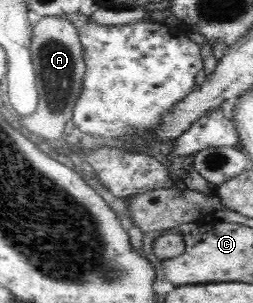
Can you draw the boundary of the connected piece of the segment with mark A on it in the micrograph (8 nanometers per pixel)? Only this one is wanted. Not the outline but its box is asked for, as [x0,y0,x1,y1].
[19,16,86,142]

